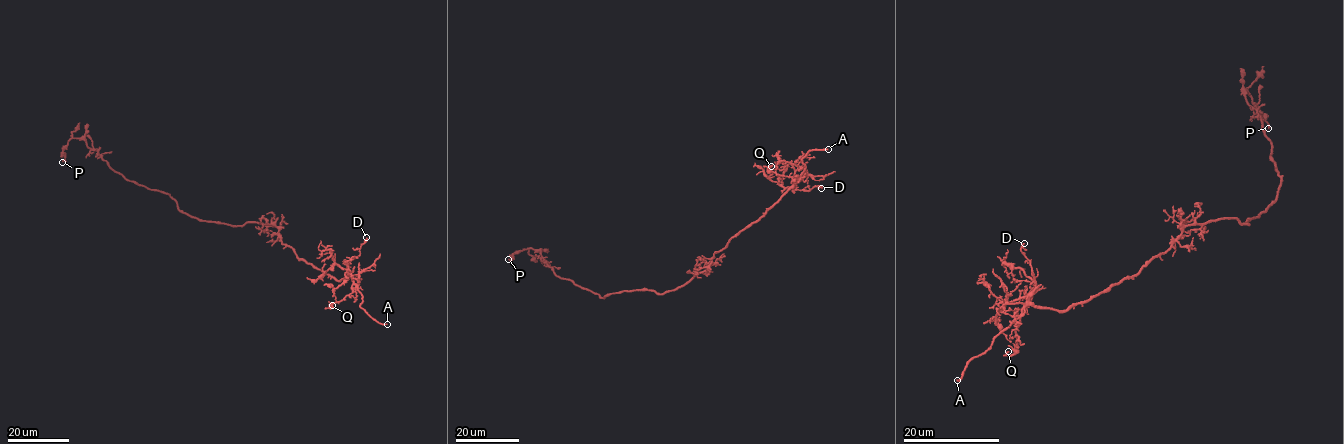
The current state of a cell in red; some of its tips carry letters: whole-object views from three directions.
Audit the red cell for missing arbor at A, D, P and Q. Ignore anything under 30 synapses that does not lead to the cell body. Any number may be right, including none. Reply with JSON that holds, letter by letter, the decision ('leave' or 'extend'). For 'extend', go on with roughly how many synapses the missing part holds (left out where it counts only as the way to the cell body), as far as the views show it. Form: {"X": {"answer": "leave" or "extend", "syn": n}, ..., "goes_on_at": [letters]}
{"A": {"answer": "extend"}, "D": {"answer": "leave"}, "P": {"answer": "leave"}, "Q": {"answer": "leave"}, "goes_on_at": ["A"]}

